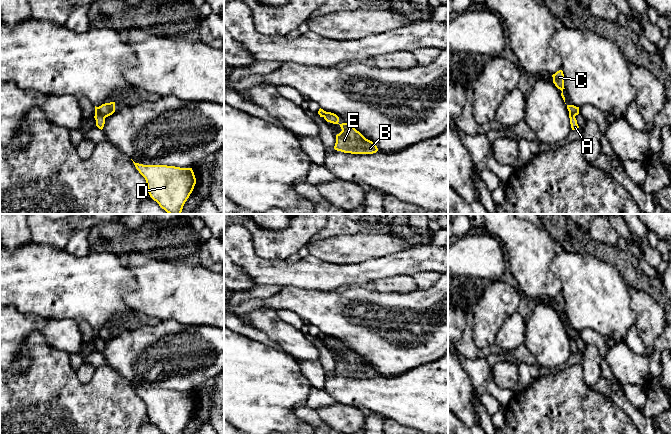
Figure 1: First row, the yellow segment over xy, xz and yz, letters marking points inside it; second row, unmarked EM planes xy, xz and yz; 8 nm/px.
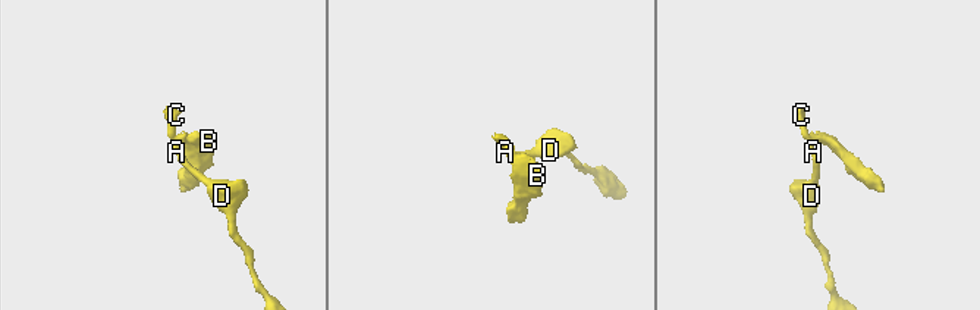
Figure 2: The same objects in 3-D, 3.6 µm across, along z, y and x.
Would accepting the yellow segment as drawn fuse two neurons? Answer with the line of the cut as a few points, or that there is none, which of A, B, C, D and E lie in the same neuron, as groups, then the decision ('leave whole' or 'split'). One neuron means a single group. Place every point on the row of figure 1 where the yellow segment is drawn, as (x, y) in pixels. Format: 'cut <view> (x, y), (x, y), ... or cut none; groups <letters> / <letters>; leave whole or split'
cut xy (97, 107), (105, 117); groups A C D / B E; split

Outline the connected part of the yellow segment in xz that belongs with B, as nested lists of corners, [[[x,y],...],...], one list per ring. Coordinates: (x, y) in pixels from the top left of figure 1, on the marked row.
[[[348,123],[339,125],[342,131],[336,135],[335,150],[351,154],[373,154],[378,151],[377,146],[353,126]]]

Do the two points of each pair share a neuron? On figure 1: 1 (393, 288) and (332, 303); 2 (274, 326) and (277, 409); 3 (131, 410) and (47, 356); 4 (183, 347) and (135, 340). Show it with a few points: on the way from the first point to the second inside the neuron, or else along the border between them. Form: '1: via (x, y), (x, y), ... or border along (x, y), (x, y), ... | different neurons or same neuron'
1: border along (374, 289), (383, 293), (402, 294) | different neurons
2: border along (283, 349), (299, 361) | different neurons
3: via (109, 410), (96, 410), (64, 378) | same neuron
4: via (171, 347), (147, 347) | same neuron

